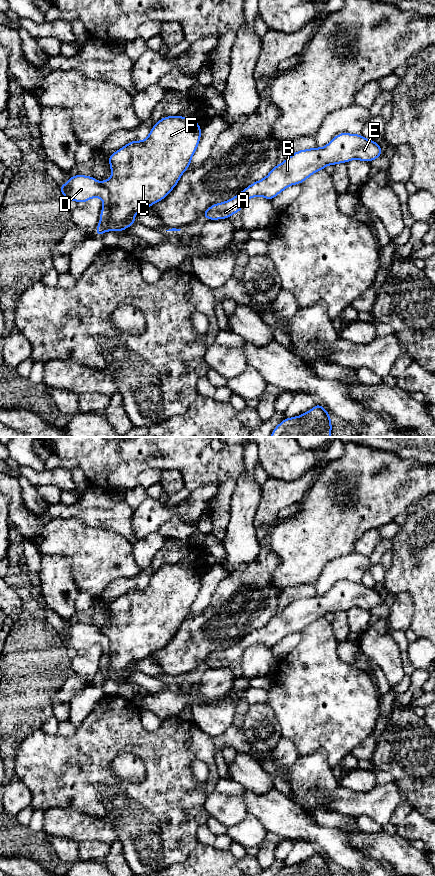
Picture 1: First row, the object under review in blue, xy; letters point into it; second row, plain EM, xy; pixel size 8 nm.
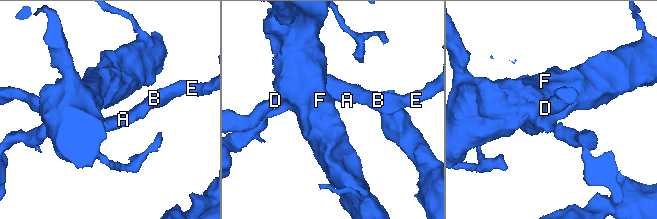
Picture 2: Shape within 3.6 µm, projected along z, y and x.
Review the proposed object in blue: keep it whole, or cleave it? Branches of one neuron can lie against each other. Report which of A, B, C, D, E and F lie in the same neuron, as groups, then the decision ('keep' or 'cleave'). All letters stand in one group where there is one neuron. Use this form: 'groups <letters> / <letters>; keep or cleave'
groups A B D E / C F; cleave

